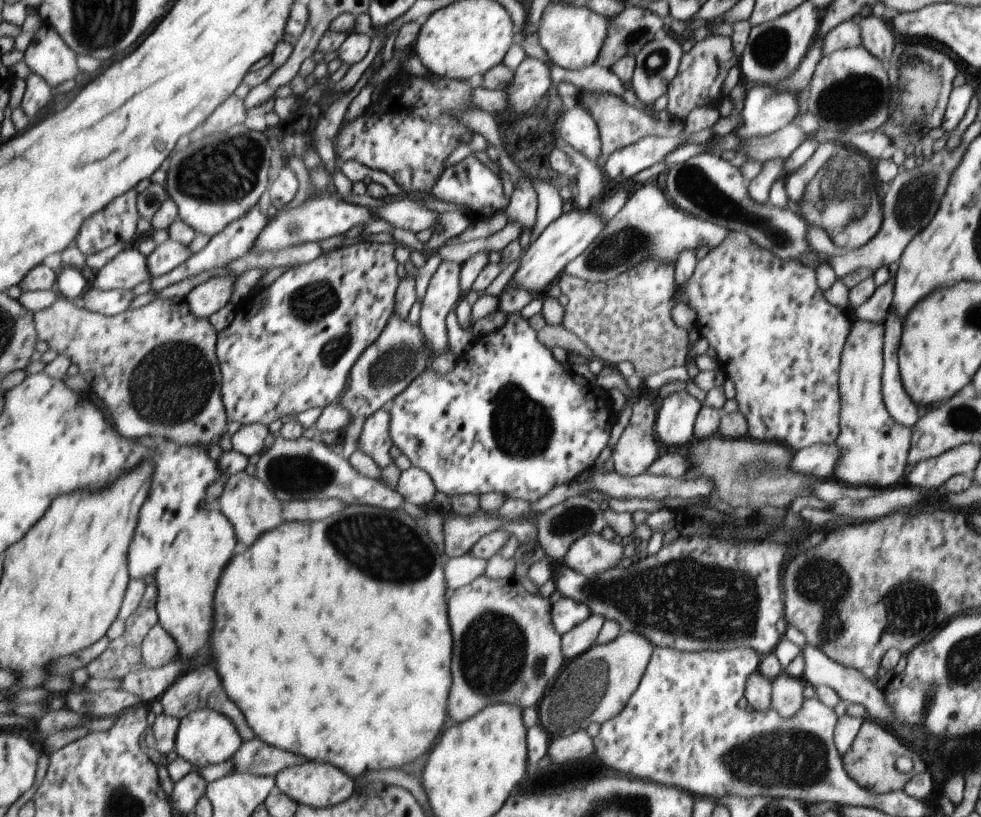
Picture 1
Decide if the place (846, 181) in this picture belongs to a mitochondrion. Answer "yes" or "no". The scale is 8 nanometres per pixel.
yes

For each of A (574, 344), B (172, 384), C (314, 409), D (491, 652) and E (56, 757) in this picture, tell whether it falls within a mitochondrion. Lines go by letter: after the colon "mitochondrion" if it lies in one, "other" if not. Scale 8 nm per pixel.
A: other
B: mitochondrion
C: other
D: mitochondrion
E: other

